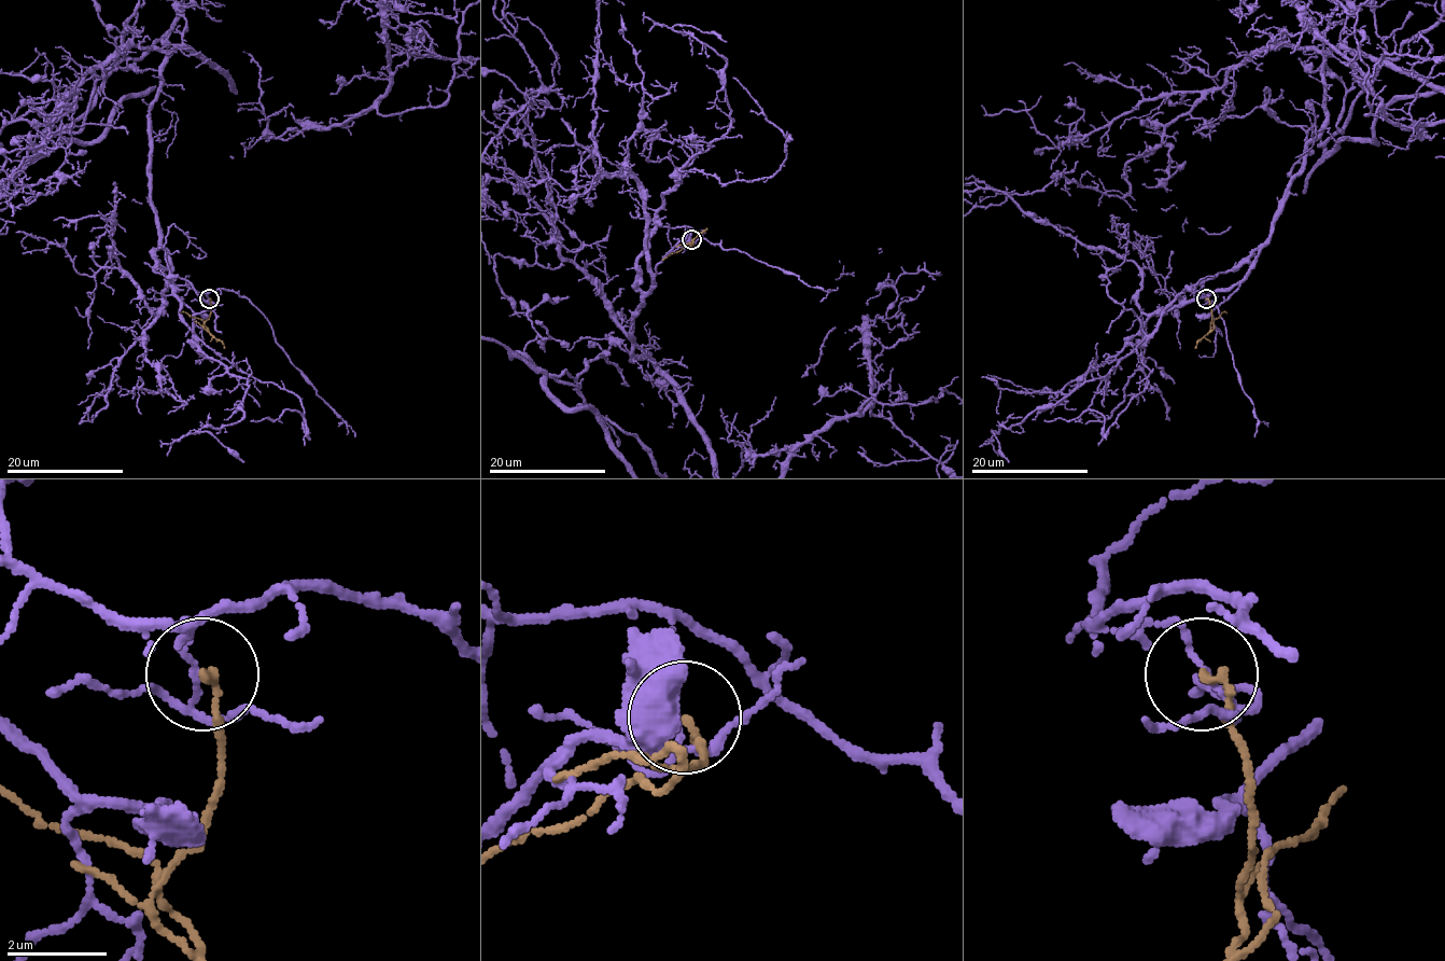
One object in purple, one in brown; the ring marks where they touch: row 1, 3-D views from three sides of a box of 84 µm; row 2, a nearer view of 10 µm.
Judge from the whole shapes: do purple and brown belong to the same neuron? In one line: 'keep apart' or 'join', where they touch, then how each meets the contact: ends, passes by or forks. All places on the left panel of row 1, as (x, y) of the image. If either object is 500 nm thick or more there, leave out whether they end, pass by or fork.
keep apart; at (209, 298); purple passes by; brown ends there

